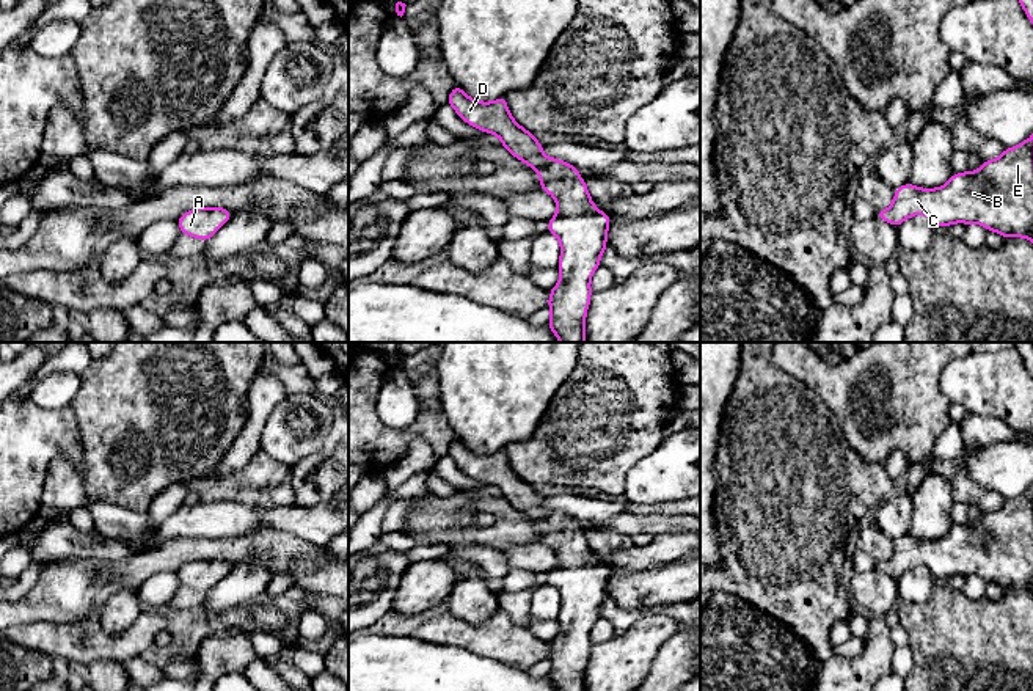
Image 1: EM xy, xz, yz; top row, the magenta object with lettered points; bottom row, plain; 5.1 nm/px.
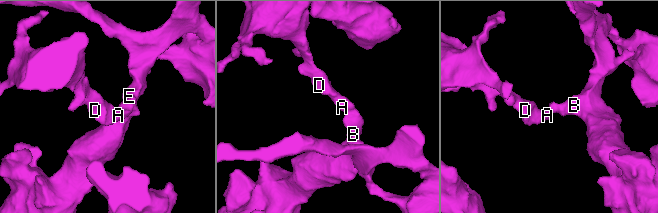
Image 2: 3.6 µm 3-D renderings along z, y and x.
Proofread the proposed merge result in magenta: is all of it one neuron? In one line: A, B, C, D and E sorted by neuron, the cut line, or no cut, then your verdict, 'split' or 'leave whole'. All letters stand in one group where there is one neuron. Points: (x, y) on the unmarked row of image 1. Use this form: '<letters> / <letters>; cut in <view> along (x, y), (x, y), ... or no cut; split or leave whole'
A B C D E; no cut; leave whole

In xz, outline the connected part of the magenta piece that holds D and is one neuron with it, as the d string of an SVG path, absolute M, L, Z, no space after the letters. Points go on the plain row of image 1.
M454 437L447 455L469 477L498 487L513 509L537 523L540 540L556 551L557 565L548 572L548 584L560 594L560 630L549 642L548 678L557 691L586 691L590 631L608 600L611 569L593 558L579 520L543 507L535 487L512 470L506 448L479 454Z

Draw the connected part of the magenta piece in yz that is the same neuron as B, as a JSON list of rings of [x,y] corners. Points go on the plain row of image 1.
[[[1033,485],[1014,499],[1005,499],[994,512],[984,512],[978,523],[953,525],[939,540],[918,540],[911,534],[895,542],[889,561],[876,570],[898,579],[906,570],[925,565],[934,579],[953,575],[978,575],[1005,589],[1024,589],[1033,594]]]

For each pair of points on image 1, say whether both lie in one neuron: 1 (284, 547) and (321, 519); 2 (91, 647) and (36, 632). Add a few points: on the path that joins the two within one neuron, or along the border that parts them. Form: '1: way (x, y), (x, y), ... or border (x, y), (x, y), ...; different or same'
1: border (262, 526), (284, 530), (322, 545); different
2: way (77, 643), (51, 639); same

